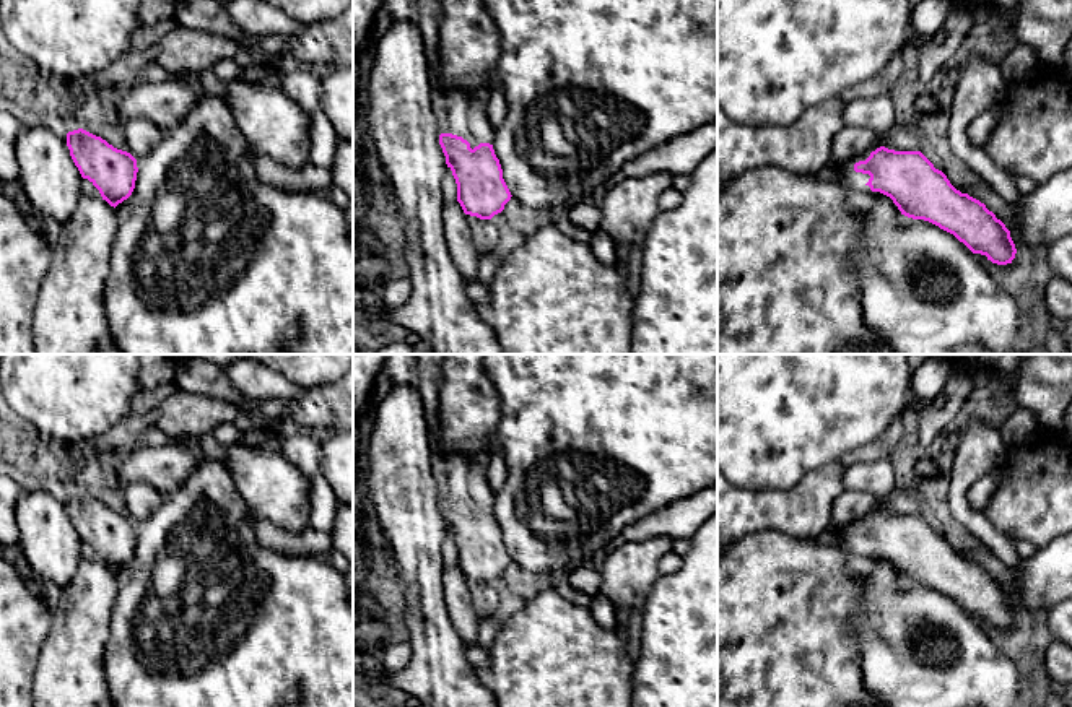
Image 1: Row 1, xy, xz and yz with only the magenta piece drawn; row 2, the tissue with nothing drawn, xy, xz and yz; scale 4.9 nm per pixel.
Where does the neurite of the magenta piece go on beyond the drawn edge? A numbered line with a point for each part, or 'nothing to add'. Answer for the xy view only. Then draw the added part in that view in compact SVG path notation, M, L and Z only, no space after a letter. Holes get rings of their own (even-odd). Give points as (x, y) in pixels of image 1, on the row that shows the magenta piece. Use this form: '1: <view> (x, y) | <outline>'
nothing to add

